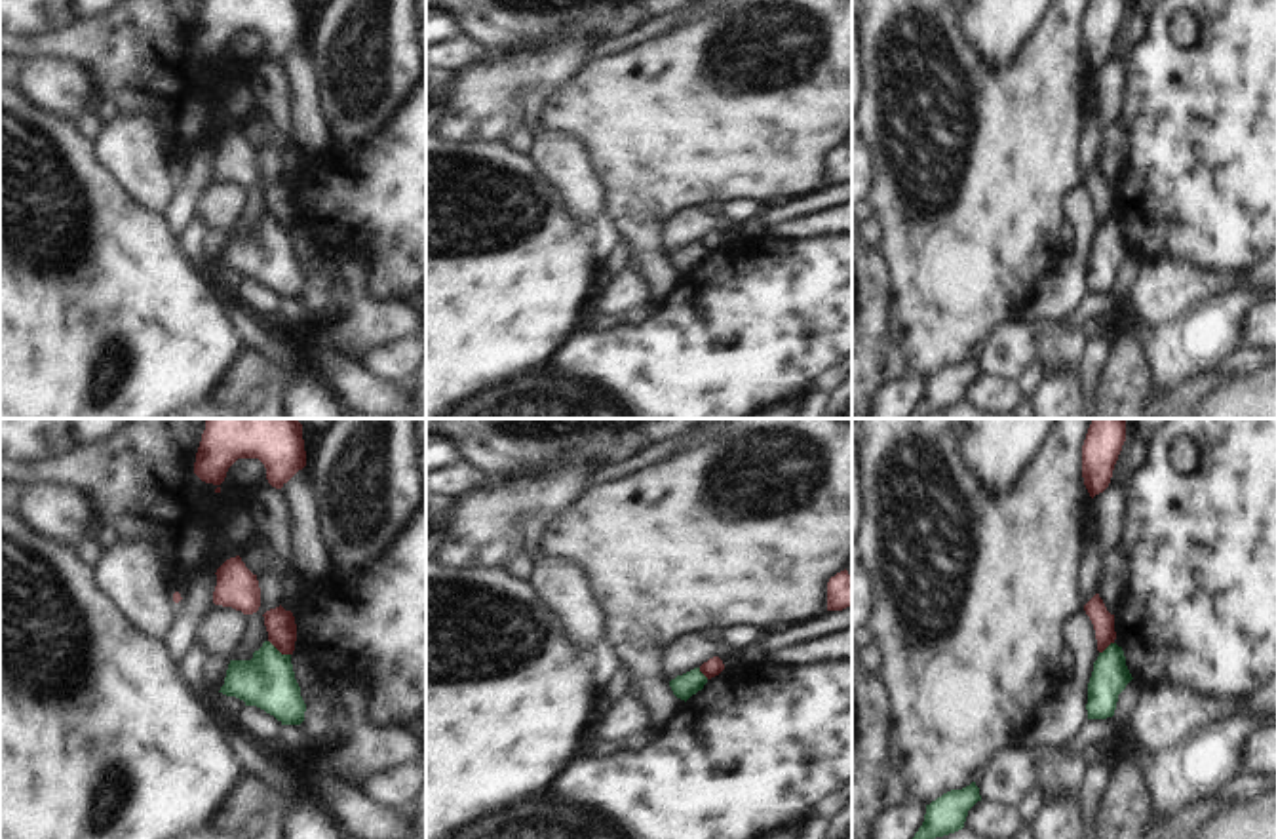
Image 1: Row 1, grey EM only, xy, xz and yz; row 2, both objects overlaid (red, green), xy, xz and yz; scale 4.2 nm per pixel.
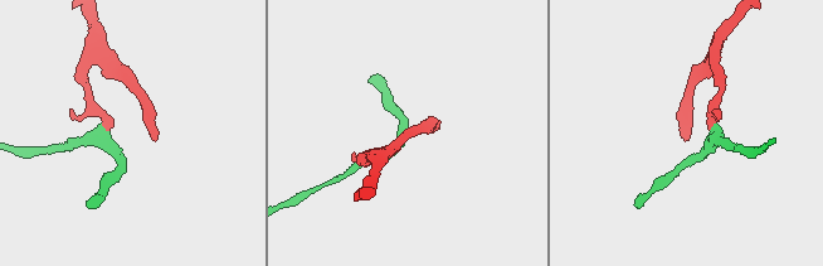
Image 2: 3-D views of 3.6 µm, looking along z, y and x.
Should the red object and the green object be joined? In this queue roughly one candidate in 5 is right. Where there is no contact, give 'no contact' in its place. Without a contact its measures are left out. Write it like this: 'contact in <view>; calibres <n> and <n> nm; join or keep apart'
contact in xy; calibres 130 and 220 nm; keep apart

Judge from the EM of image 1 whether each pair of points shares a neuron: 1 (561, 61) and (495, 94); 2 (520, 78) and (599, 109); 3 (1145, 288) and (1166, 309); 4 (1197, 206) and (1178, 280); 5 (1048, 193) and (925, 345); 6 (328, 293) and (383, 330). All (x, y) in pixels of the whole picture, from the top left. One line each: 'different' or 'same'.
1: same
2: different
3: same
4: different
5: same
6: different

